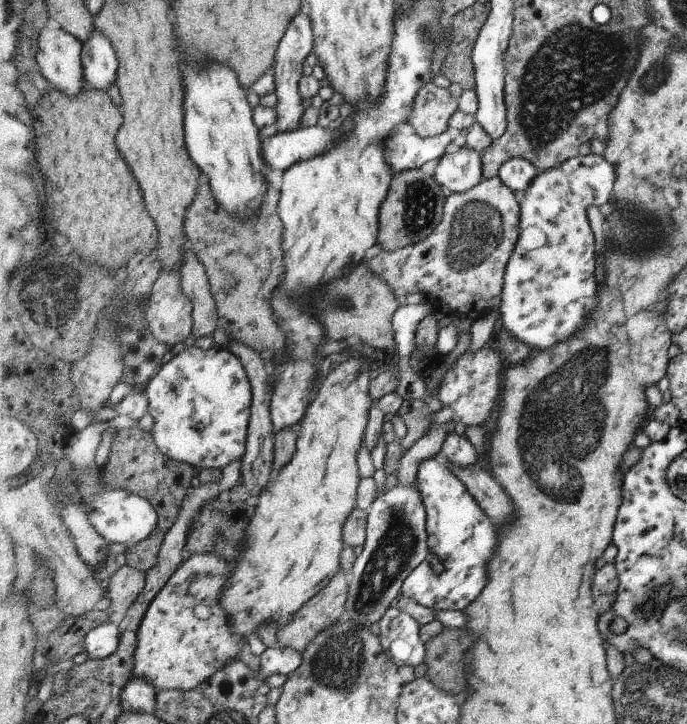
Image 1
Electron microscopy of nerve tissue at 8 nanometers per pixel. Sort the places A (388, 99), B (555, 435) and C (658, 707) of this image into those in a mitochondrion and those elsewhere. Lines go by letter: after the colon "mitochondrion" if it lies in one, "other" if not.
A: other
B: mitochondrion
C: mitochondrion

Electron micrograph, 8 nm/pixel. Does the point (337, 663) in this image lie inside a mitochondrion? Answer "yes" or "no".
yes

